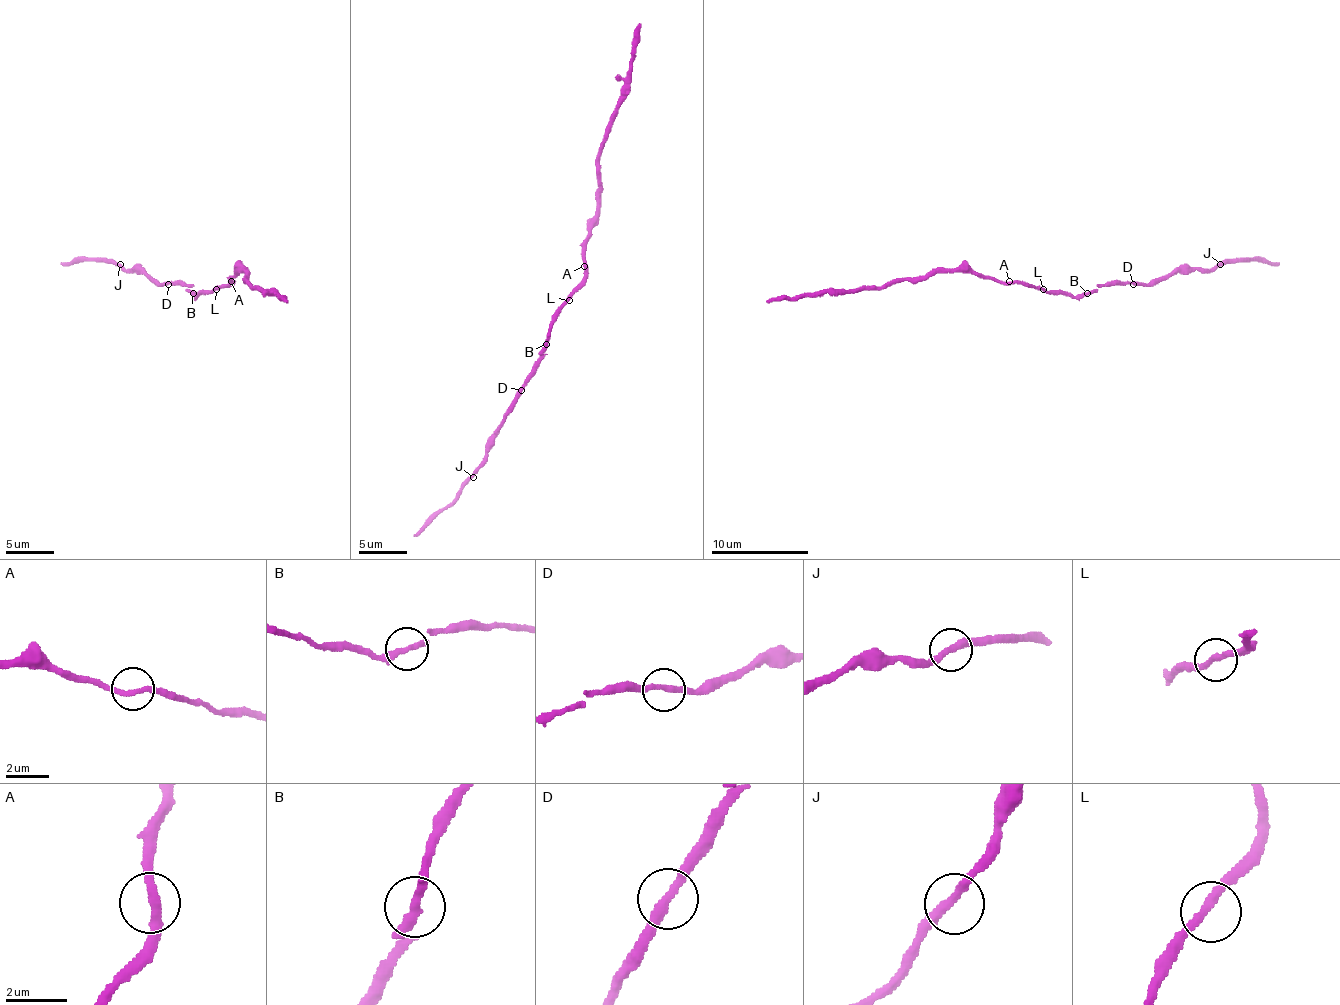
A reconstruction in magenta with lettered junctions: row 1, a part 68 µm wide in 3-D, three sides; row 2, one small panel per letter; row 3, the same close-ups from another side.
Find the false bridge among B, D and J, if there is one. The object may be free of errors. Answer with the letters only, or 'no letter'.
no letter

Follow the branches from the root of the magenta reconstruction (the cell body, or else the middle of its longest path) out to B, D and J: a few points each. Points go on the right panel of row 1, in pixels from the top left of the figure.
B: (1041, 289), (1072, 296), (1087, 293)
D: (1041, 289), (1082, 296), (1096, 286), (1133, 284)
J: (1041, 289), (1082, 296), (1096, 286), (1154, 284), (1171, 272), (1215, 269), (1220, 264)

